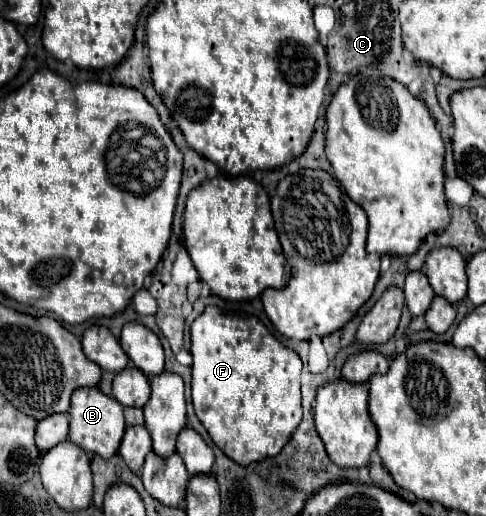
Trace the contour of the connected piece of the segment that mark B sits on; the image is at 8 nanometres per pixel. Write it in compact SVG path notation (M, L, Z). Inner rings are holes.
M78 387L72 393L70 435L68 435L72 443L78 443L88 453L96 453L96 455L102 455L104 459L108 459L118 451L124 431L126 431L126 425L124 425L122 405L114 397L104 395L98 387L84 387L84 389Z

